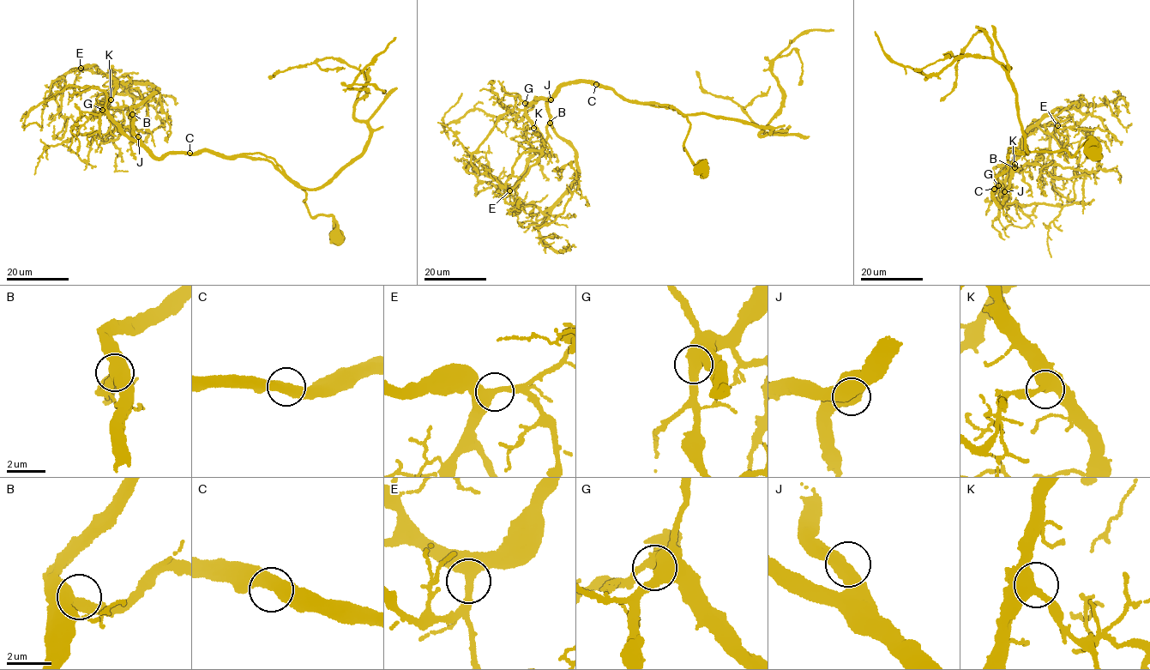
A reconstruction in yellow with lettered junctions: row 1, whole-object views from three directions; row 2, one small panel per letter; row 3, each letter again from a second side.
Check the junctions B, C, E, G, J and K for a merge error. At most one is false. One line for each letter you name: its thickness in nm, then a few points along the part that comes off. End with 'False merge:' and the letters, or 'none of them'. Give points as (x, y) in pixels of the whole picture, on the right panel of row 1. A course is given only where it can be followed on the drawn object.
False merge: none of them

